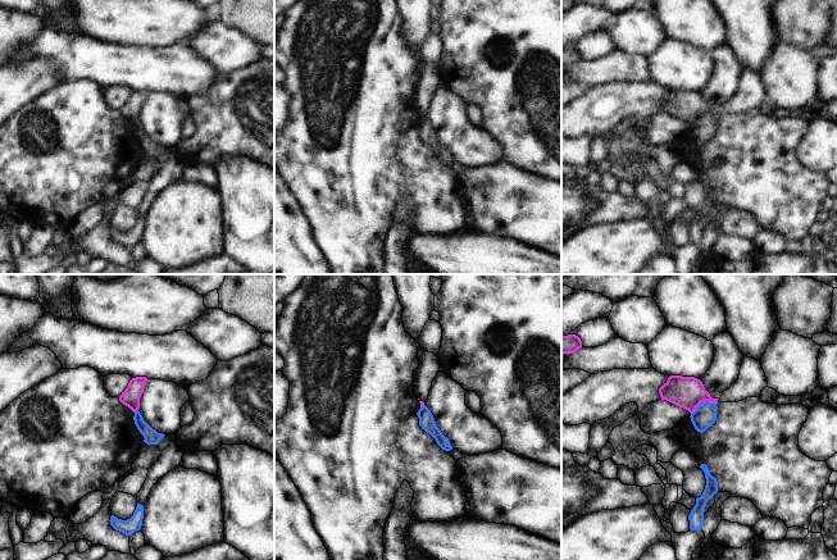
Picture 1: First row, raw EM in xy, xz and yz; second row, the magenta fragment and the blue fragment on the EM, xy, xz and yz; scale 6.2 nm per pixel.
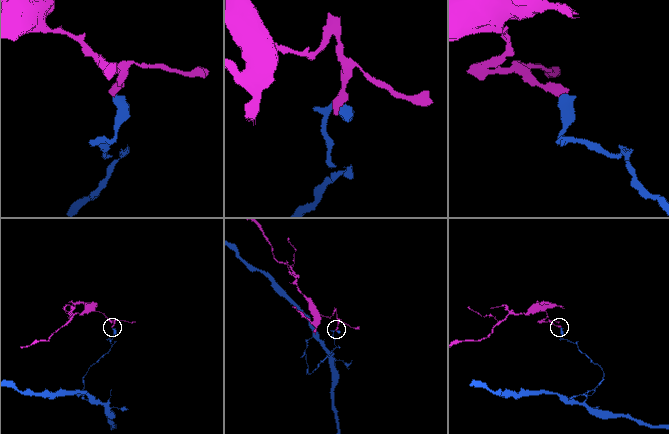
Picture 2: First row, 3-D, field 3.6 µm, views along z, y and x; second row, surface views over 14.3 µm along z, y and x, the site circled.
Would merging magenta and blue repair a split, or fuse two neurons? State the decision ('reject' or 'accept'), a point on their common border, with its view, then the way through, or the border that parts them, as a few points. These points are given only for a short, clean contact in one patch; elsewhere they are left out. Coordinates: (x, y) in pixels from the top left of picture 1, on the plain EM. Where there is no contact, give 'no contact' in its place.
reject; meets magenta in yz at (703, 114); border along yz (715, 114), (703, 114), (691, 127)

